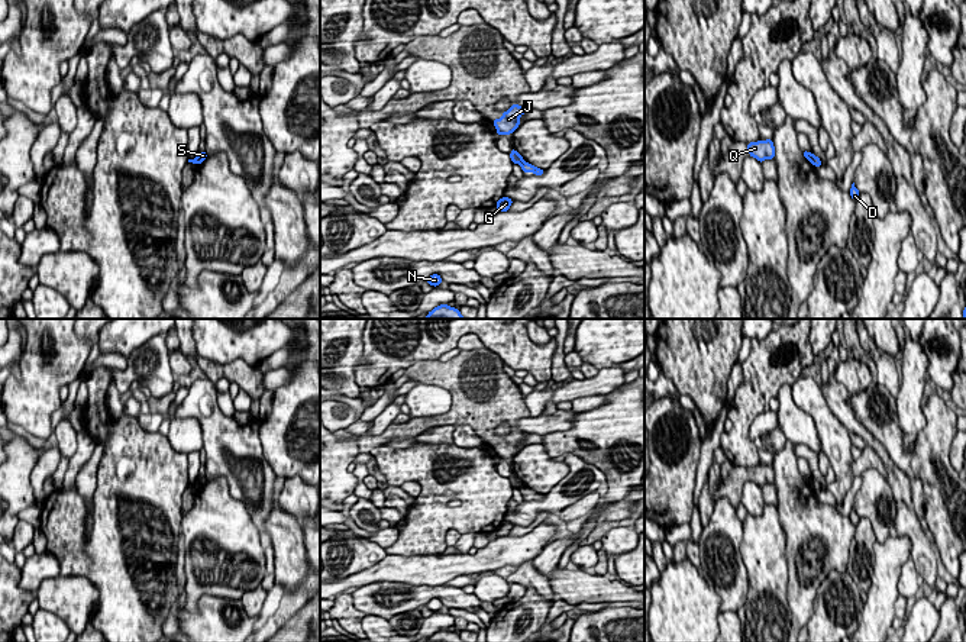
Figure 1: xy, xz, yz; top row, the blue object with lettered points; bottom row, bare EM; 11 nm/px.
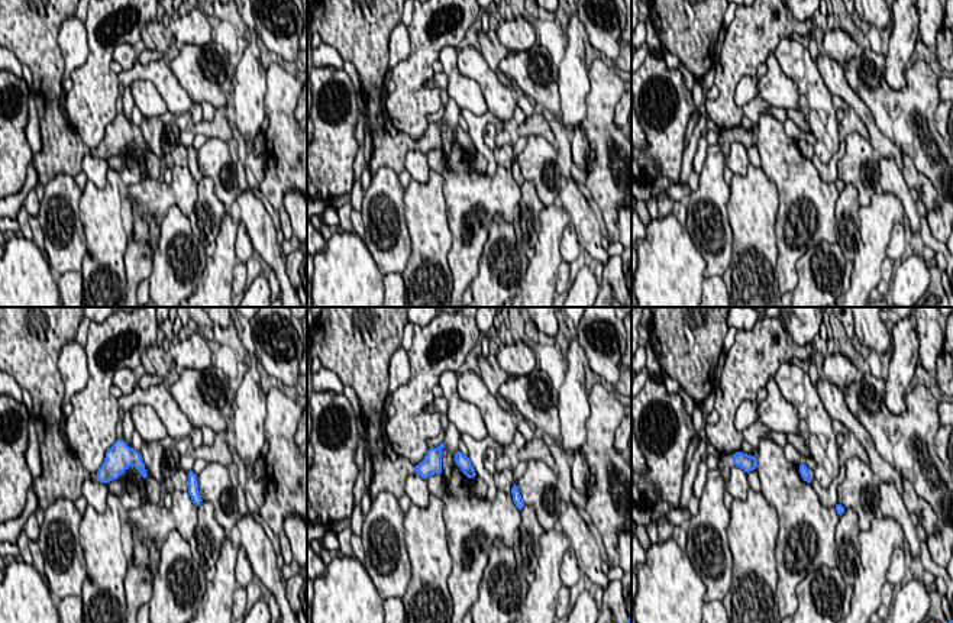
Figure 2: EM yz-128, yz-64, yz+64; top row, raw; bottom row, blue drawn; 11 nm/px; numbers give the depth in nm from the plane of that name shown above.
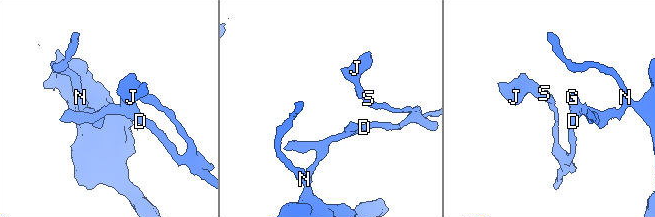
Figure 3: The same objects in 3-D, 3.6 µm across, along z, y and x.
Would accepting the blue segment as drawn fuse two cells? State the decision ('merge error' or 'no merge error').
merge error

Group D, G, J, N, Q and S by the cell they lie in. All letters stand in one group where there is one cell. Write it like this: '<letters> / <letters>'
D G N S / J Q

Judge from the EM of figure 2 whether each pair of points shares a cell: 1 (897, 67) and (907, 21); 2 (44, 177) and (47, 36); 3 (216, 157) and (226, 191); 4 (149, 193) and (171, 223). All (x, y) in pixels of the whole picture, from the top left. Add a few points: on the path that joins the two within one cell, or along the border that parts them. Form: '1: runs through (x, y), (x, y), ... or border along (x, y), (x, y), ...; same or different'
1: runs through (898, 55), (904, 32); same
2: runs through (51, 142), (51, 119), (47, 107), (47, 71); same
3: runs through (219, 165), (220, 183); same
4: border along (175, 205), (168, 209), (161, 223), (155, 248); different

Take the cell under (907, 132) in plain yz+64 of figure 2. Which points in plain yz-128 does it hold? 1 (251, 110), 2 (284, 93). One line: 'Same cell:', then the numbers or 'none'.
Same cell: 2

